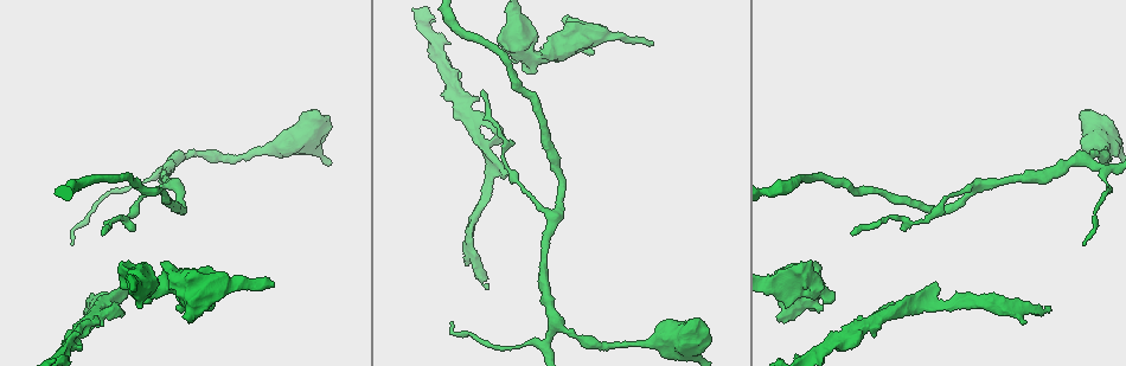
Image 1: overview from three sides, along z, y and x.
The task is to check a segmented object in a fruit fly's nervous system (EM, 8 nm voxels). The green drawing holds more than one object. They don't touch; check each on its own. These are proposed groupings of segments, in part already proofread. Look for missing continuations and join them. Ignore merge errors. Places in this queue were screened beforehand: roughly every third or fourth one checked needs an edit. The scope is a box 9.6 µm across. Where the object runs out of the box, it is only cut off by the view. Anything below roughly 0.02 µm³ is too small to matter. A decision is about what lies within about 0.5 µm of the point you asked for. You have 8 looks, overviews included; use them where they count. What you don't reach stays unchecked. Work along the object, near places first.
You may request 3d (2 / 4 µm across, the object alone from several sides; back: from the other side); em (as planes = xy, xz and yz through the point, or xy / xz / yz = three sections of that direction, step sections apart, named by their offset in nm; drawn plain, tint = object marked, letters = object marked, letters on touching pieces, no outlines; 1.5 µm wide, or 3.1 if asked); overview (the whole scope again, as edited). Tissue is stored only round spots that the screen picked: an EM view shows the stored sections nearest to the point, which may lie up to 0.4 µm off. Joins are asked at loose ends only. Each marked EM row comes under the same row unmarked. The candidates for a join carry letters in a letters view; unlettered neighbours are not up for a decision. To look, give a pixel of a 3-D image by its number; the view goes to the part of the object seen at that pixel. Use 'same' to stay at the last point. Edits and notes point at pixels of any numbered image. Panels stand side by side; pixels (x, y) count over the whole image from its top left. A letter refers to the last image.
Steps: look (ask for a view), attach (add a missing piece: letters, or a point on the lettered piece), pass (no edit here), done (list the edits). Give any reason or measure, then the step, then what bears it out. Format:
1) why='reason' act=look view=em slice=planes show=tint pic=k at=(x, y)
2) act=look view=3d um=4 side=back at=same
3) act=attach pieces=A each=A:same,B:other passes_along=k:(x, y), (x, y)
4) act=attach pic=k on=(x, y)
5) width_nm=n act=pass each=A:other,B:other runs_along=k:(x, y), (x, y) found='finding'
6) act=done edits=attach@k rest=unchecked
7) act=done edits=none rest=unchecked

why='free end' act=look view=3d um=4 pic=1 at=(653, 44)

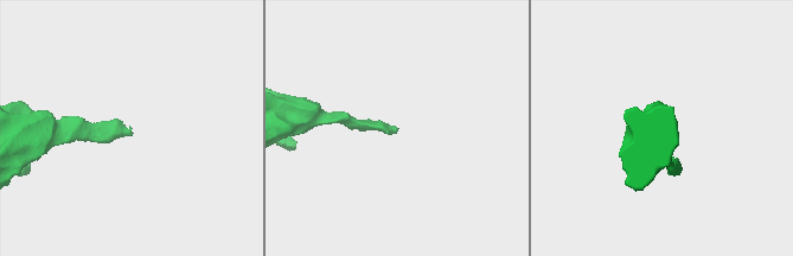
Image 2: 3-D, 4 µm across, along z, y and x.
why='now the EM' act=look view=em slice=xz step=8 show=letters pic=2 at=(132, 134)

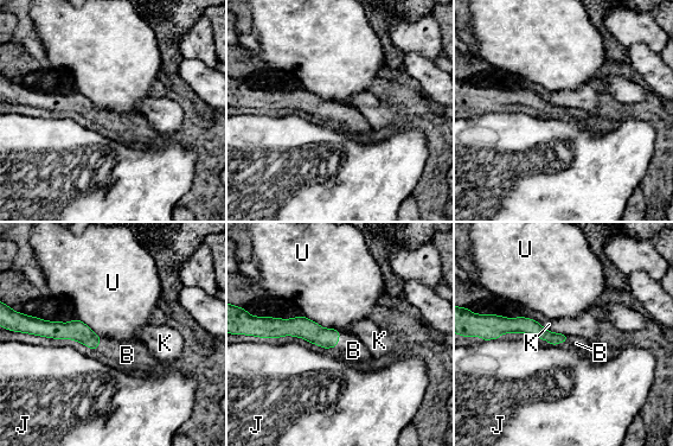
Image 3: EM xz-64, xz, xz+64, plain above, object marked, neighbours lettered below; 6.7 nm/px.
act=attach pieces=B each=B:same,J:other,K:other,U:other passes_along=3:(303, 327), (338, 339), (353, 350) found='the neuron continues'

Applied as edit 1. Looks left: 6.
why='branch stops here' act=look view=3d um=4 pic=1 at=(1022, 325)

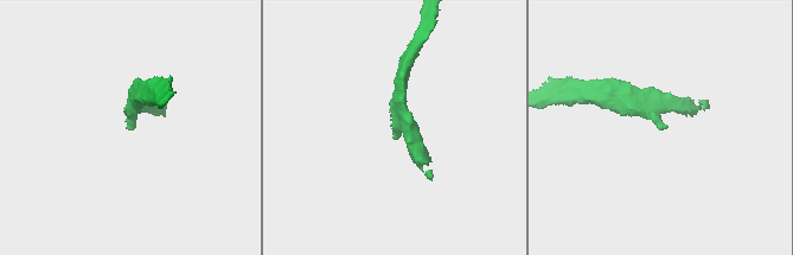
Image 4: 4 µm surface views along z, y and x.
why='shape alone is not enough' act=look view=em slice=yz step=4 show=tint pic=4 at=(396, 134)

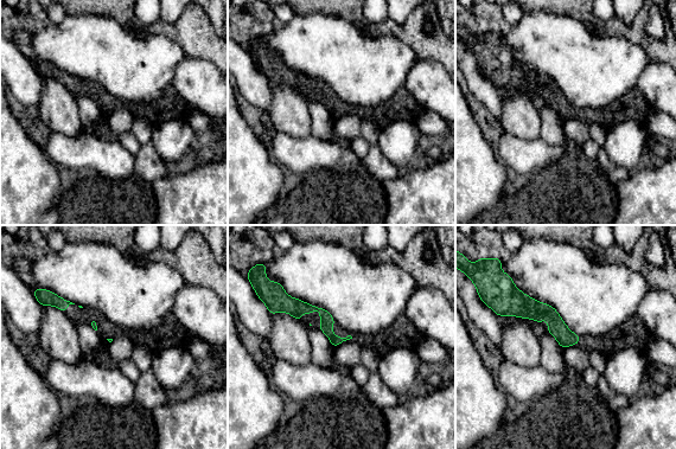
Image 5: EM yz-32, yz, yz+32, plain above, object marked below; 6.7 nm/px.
why='what lies round it' act=look view=em slice=yz step=4 show=letters at=same

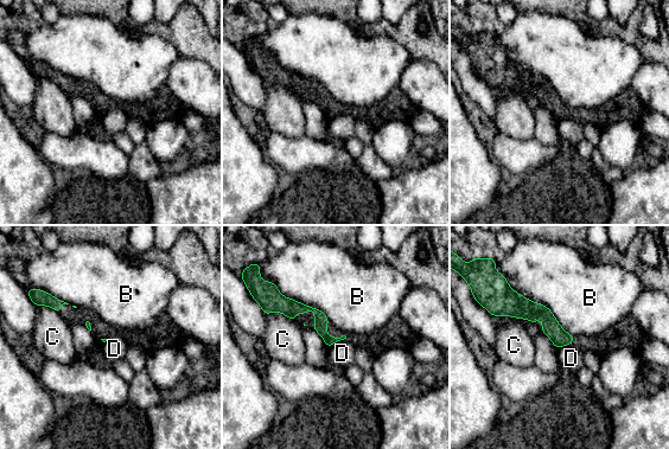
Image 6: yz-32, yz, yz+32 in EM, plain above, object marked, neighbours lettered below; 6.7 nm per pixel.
act=pass each=B:other,C:other,D:other border=6:(345, 338), (329, 347) found='no lettered piece goes on from it'

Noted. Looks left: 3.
why='end of a long branch' act=look view=3d um=4 side=back pic=1 at=(452, 324)

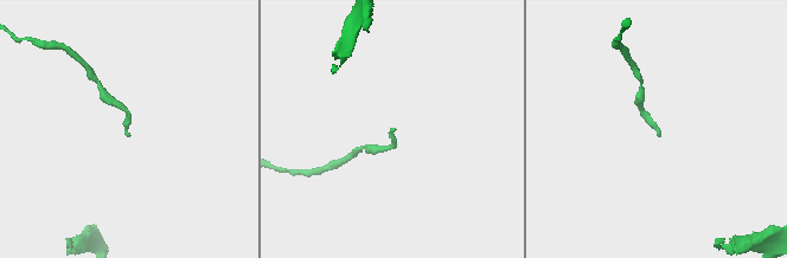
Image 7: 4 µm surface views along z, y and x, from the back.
why='shape alone is not enough' act=look view=em slice=planes show=letters pic=7 at=(659, 135)

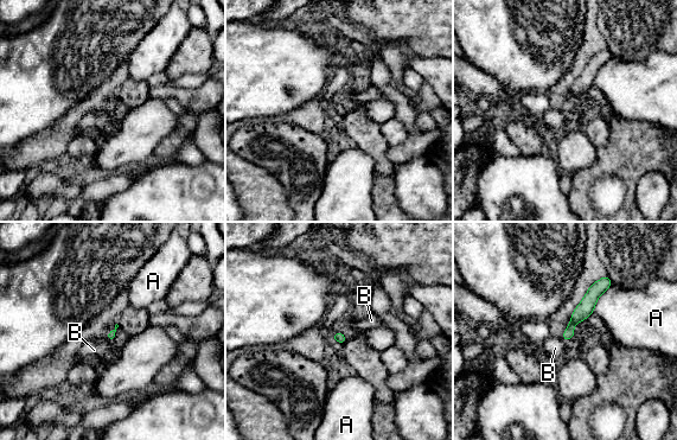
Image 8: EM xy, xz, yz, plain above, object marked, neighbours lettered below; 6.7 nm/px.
act=pass each=A:other,B:other runs_along=8:(606, 279), (573, 321), (566, 337) found='none of them fits'

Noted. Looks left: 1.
act=done edits=attach@3 rest=unchecked

